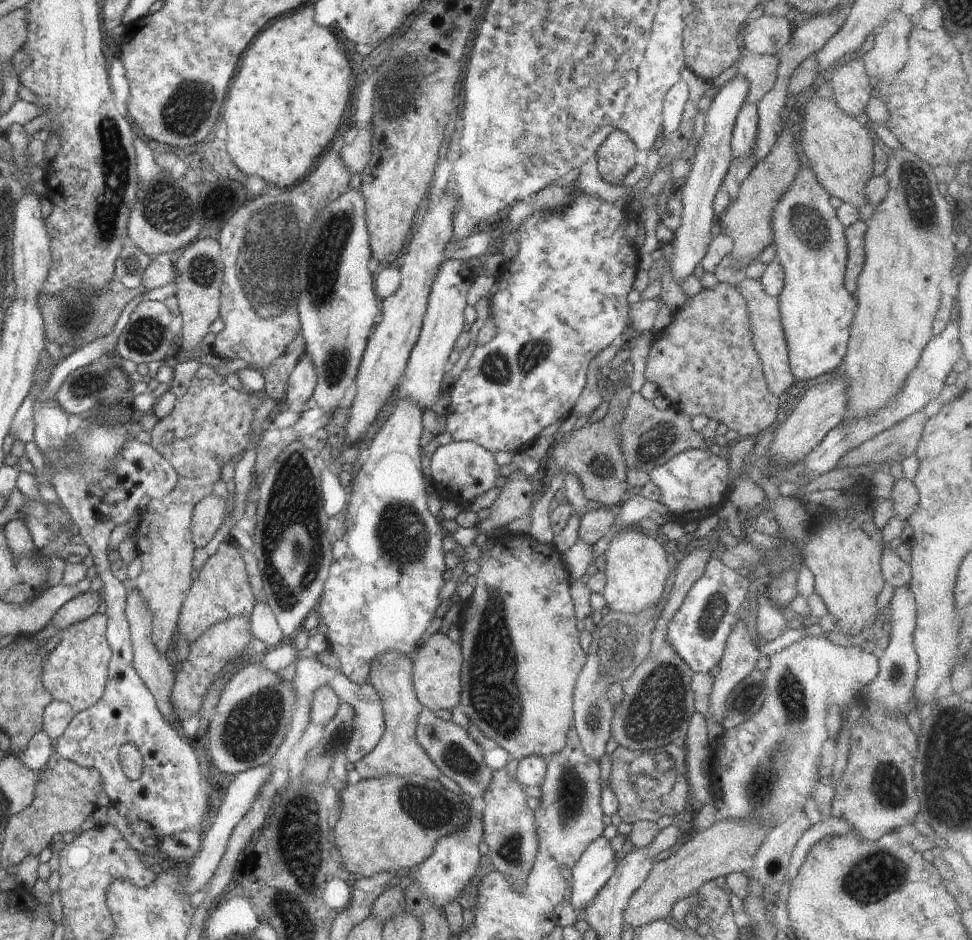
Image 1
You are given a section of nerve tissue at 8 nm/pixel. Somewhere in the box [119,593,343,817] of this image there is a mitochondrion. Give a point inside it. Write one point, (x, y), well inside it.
(250, 728)

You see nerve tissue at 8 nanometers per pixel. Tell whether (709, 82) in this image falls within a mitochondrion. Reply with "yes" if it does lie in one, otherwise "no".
no

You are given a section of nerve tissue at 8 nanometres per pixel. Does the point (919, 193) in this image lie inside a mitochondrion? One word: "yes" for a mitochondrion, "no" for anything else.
yes

